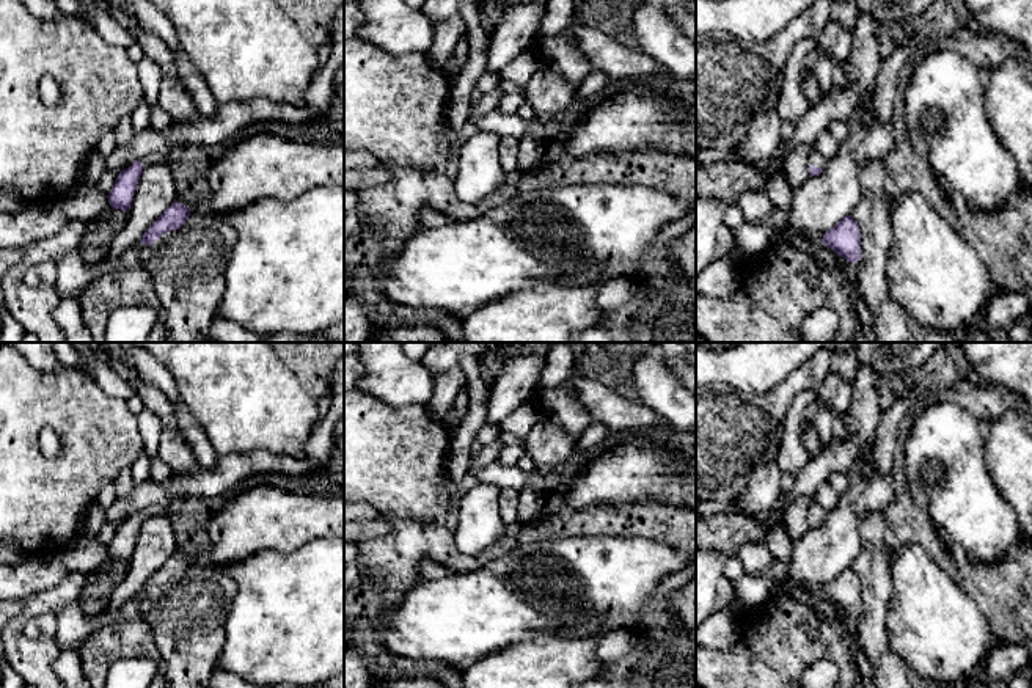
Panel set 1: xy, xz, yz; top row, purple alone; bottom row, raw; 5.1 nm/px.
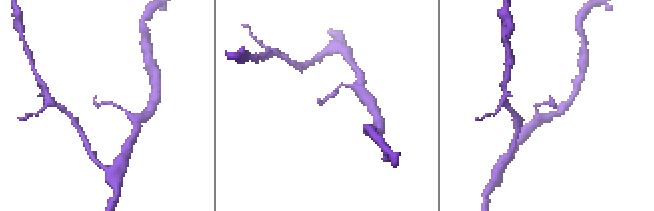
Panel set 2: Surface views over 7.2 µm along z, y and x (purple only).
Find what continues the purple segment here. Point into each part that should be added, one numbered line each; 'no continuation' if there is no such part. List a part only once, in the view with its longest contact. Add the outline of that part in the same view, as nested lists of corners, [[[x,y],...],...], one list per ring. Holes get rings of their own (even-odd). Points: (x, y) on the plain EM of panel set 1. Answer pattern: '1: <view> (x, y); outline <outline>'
1: yz (816, 509); outline [[[814,500],[814,503],[809,507],[809,517],[823,520],[826,517],[826,511]]]

